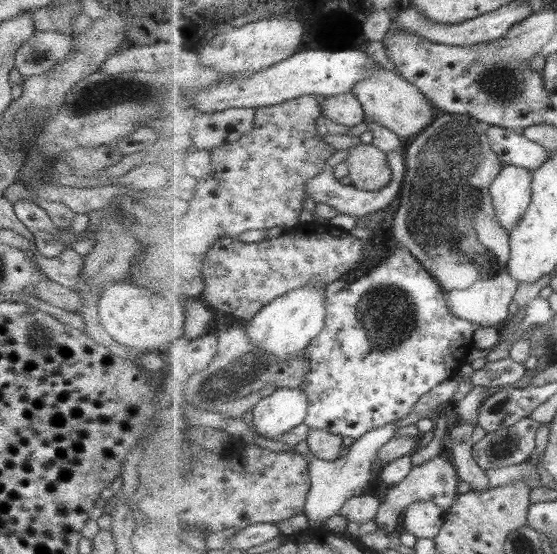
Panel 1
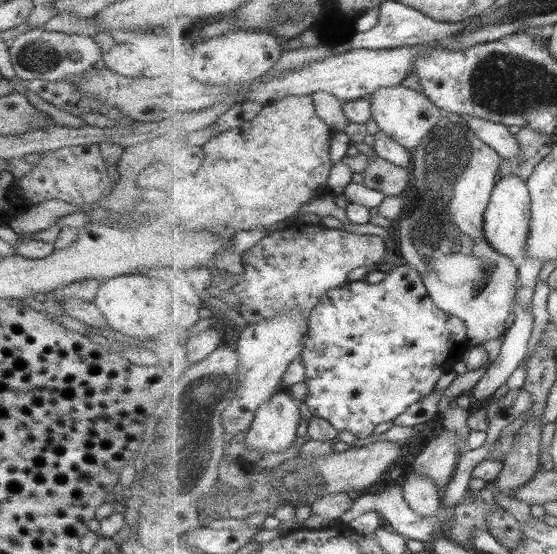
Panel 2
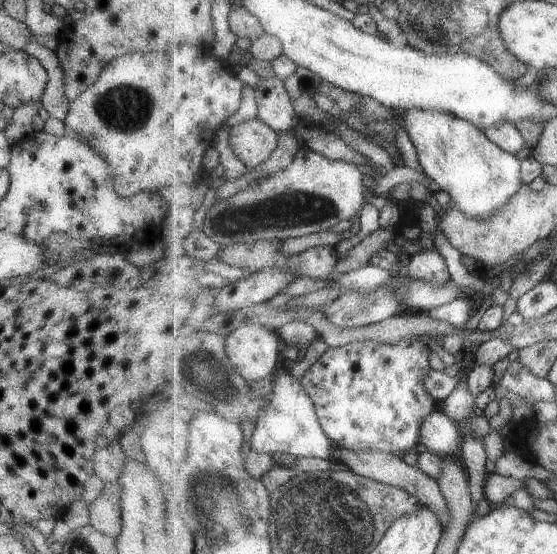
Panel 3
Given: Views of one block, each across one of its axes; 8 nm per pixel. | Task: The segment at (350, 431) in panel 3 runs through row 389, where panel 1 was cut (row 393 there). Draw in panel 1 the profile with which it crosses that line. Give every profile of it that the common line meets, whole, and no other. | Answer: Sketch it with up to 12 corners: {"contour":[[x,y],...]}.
{"contour":[[400,245],[326,285],[310,429],[358,440],[455,378],[481,324]]}

